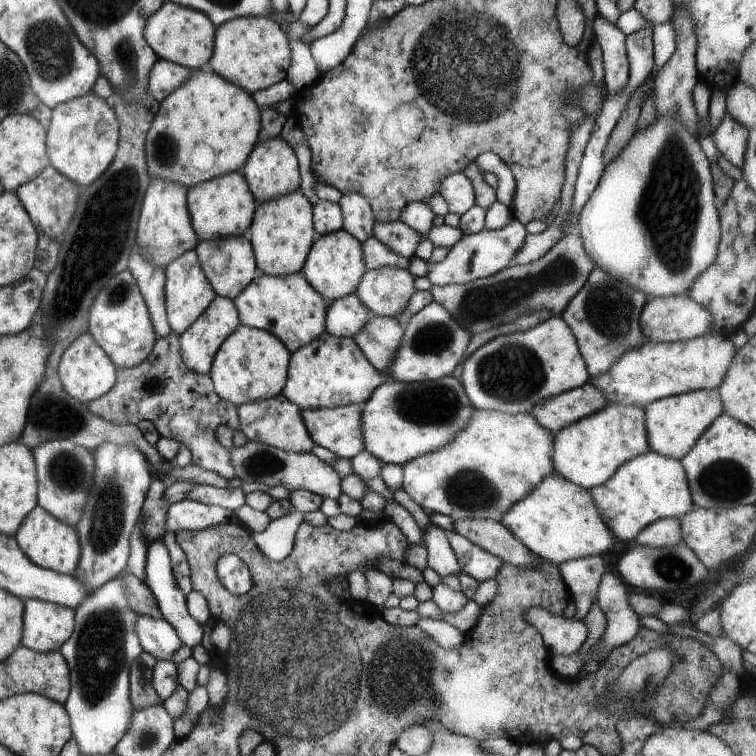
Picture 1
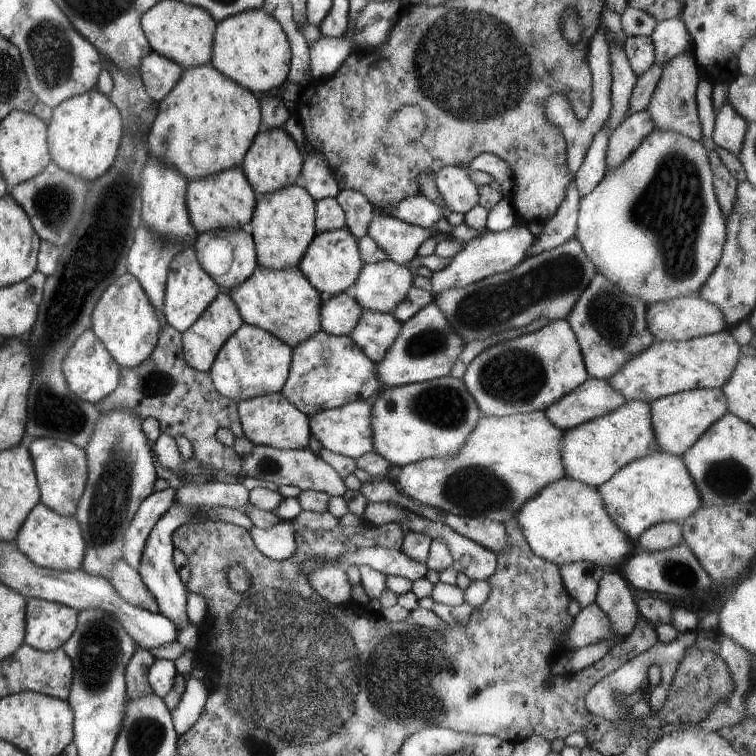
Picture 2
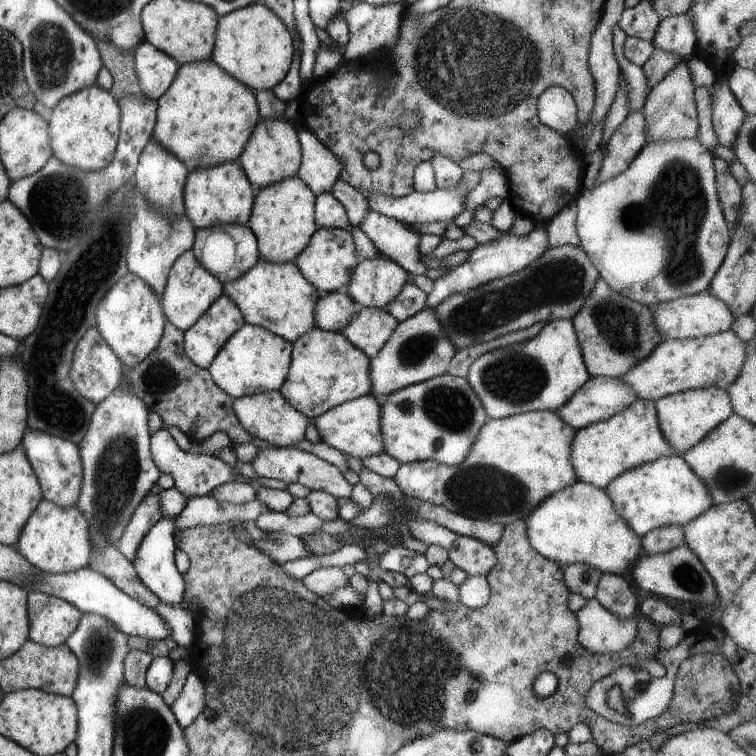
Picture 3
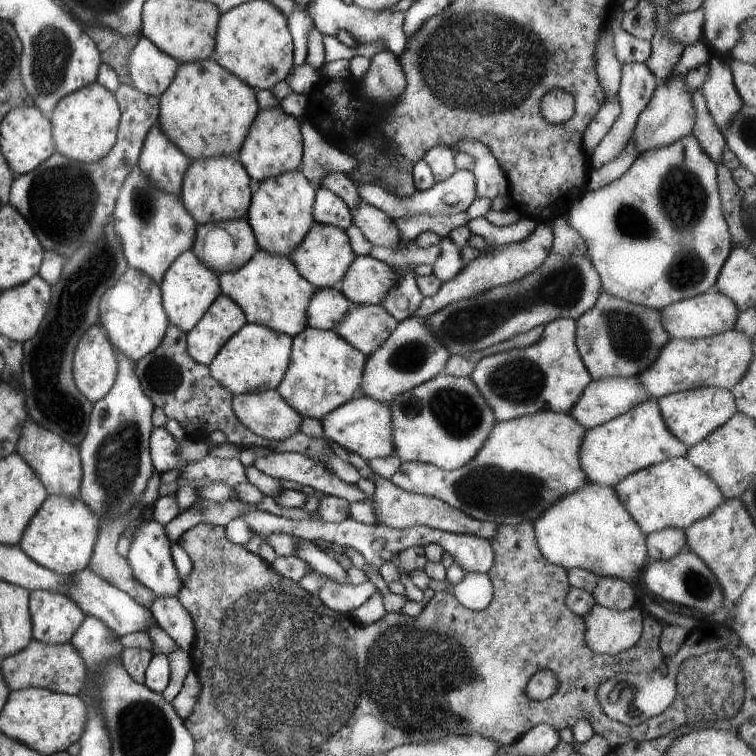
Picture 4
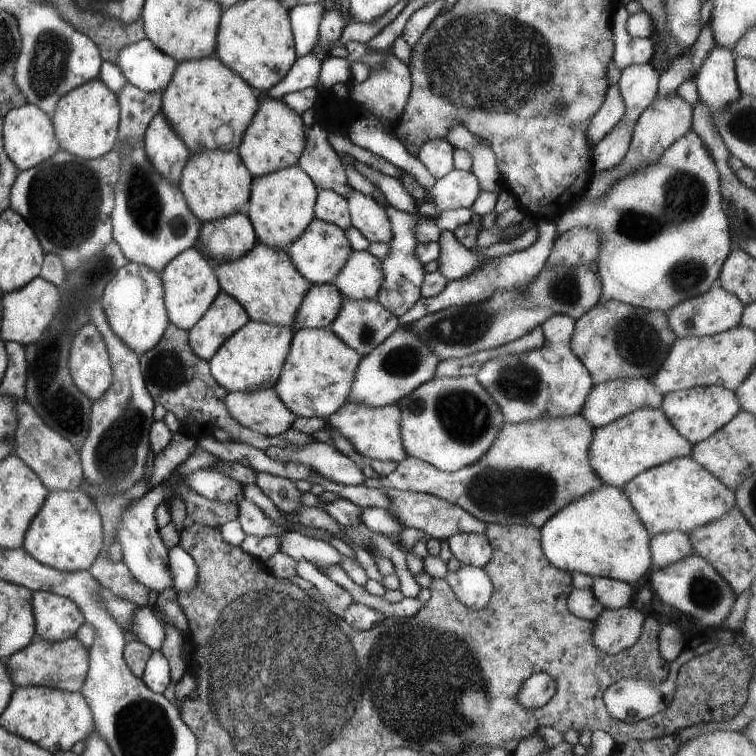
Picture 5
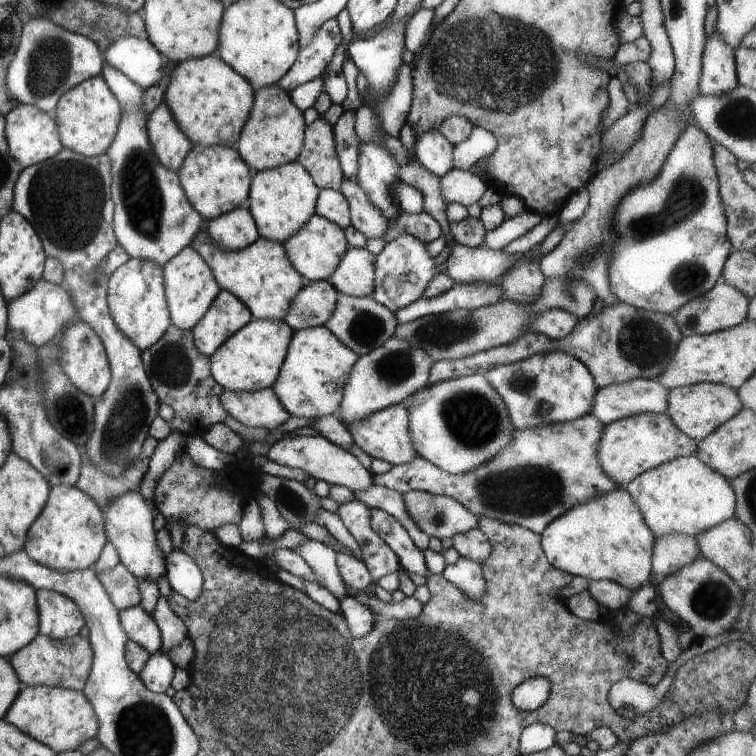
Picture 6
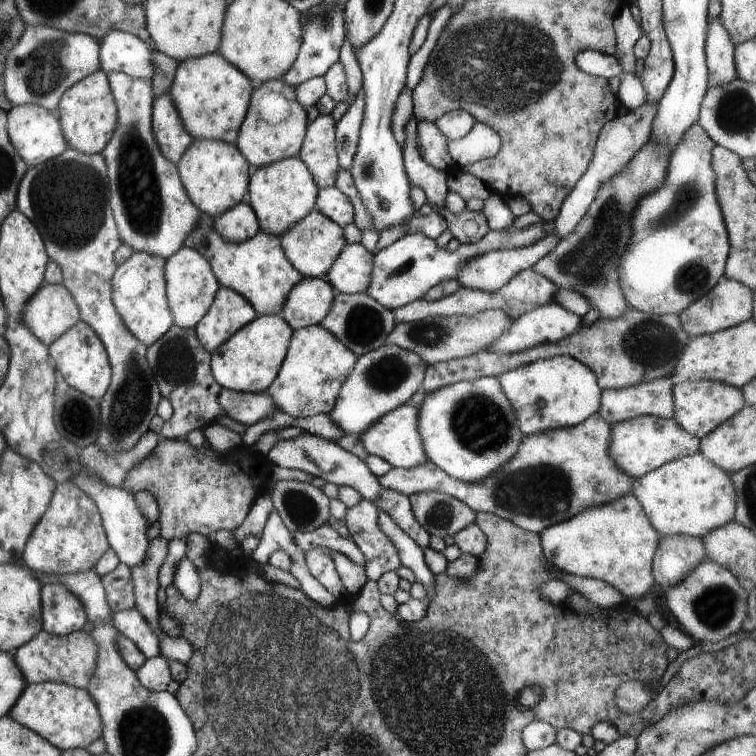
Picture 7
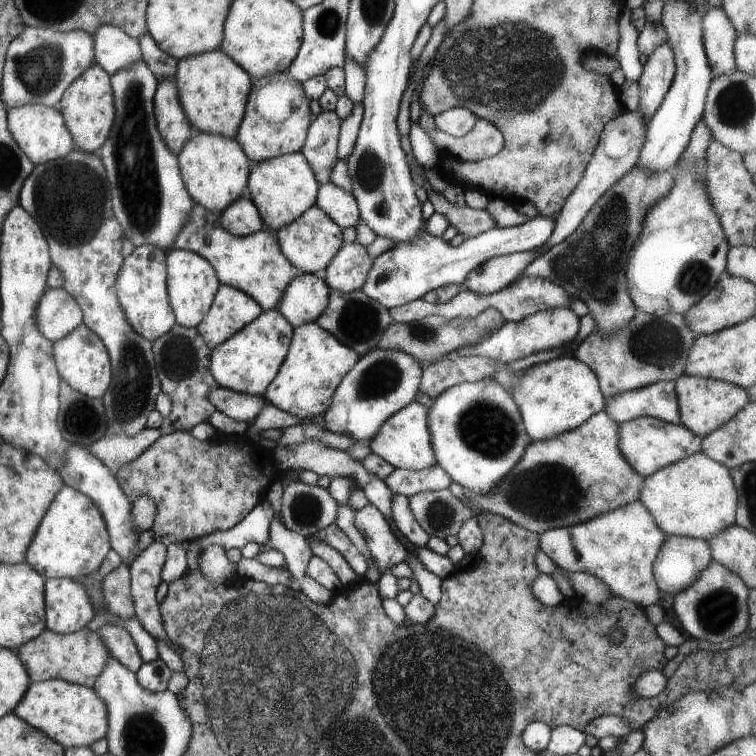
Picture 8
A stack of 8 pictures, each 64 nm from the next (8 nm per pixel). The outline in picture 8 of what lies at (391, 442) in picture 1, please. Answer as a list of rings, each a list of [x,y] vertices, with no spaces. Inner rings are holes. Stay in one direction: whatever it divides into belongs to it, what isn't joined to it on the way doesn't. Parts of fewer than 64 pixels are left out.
[[[492,378],[488,382],[464,381],[442,391],[428,409],[430,446],[438,466],[463,489],[475,495],[489,495],[490,491],[513,469],[525,448],[532,442],[525,433],[521,414],[509,392]]]

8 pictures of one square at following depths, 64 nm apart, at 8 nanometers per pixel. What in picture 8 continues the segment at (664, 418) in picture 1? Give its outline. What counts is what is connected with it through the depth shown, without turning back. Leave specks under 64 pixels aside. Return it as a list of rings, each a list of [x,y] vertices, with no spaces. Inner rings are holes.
[[[683,374],[674,381],[674,384],[681,425],[701,438],[722,426],[750,403],[745,389],[718,379]]]

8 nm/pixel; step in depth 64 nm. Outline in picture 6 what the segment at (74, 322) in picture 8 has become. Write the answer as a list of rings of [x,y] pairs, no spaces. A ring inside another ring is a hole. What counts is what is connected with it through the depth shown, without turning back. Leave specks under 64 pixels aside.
[[[42,279],[22,296],[7,303],[6,312],[8,313],[7,331],[4,337],[6,341],[21,337],[22,334],[26,342],[35,344],[37,348],[44,346],[51,338],[61,333],[62,329],[76,316],[67,290],[62,285],[55,285]]]

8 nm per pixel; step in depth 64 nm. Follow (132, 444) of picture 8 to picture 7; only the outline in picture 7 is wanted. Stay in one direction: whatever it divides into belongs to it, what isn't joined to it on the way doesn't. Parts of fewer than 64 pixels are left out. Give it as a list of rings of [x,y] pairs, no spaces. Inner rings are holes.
[[[147,430],[129,449],[103,451],[96,443],[92,443],[79,450],[79,463],[82,463],[87,469],[97,471],[100,479],[107,485],[120,487],[129,468],[149,455],[158,440],[157,433]]]

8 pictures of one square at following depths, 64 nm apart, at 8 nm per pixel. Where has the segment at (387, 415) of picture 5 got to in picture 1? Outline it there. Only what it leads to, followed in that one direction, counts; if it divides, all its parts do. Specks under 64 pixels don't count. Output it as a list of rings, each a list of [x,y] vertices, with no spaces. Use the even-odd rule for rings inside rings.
[[[361,404],[333,409],[300,410],[302,422],[315,445],[338,458],[351,459],[364,450]]]

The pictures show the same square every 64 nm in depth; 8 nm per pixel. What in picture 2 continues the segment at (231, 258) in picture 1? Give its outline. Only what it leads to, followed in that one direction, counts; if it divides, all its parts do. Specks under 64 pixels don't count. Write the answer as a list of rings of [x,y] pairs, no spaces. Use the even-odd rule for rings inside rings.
[[[247,228],[215,229],[213,232],[199,233],[194,239],[191,247],[198,262],[201,261],[201,252],[205,244],[214,236],[225,238],[232,247],[233,266],[225,274],[212,277],[221,292],[228,292],[229,289],[244,282],[255,271],[258,266],[256,249]]]

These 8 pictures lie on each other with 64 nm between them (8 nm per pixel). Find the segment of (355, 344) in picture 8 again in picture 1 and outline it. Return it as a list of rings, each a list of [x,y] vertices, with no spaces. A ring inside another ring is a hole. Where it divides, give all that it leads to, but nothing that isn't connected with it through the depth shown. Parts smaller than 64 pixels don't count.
[[[370,314],[367,323],[354,335],[353,340],[367,361],[385,374],[401,341],[403,330],[403,323],[395,317]]]

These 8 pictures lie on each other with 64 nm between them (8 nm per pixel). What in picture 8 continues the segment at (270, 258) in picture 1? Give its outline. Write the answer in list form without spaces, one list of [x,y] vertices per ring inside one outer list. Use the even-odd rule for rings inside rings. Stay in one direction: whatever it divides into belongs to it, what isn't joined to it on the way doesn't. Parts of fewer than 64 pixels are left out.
[[[294,151],[253,163],[246,186],[249,189],[249,200],[262,218],[263,228],[275,232],[316,202],[320,184],[306,159],[299,151]]]

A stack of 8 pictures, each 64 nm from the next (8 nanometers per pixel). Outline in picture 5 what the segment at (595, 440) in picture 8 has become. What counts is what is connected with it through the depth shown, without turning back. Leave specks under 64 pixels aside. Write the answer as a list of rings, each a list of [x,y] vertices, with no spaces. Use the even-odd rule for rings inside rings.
[[[580,414],[505,423],[493,446],[477,462],[460,470],[447,473],[417,458],[406,457],[390,474],[365,478],[362,485],[434,495],[456,504],[483,523],[524,525],[540,530],[562,507],[605,485],[590,468],[587,454],[595,430]]]

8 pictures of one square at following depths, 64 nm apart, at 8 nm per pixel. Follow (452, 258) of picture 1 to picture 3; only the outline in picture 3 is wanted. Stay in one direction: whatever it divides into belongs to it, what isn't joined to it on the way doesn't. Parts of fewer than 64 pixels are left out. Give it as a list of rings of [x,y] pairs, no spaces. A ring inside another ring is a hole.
[[[545,223],[542,227],[537,227],[530,234],[521,237],[512,235],[501,236],[494,242],[481,244],[468,252],[468,258],[462,264],[450,268],[448,274],[442,275],[434,281],[433,289],[424,301],[425,309],[435,309],[441,302],[445,301],[453,294],[464,294],[475,287],[482,286],[494,279],[501,279],[526,268],[531,262],[541,257],[548,249],[548,239]]]

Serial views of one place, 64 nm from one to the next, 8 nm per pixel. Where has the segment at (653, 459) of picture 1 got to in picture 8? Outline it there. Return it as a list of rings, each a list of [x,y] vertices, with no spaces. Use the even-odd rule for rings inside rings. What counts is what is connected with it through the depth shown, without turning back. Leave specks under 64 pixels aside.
[[[701,451],[645,477],[638,495],[638,500],[666,536],[680,535],[705,541],[736,524],[736,499],[729,469]]]

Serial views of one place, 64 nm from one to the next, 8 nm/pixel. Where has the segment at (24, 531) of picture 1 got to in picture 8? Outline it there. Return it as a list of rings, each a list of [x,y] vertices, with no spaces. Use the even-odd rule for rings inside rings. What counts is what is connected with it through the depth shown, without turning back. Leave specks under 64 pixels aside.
[[[69,486],[57,492],[25,552],[25,564],[45,581],[58,577],[81,579],[97,572],[110,550],[110,539],[105,520],[95,504]]]

